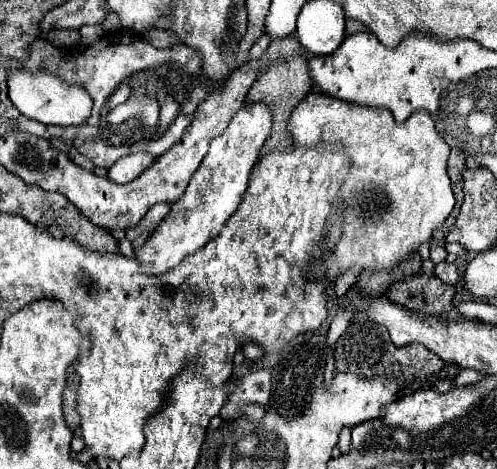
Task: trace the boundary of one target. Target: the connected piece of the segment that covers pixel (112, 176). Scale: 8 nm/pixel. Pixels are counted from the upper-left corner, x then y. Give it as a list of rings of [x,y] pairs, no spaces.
[[[132,153],[132,155],[126,155],[122,157],[120,161],[116,161],[116,165],[112,165],[108,169],[108,179],[112,183],[118,183],[118,185],[124,185],[124,183],[130,183],[134,181],[146,167],[150,167],[156,159],[152,159],[152,155],[146,155],[146,153]]]

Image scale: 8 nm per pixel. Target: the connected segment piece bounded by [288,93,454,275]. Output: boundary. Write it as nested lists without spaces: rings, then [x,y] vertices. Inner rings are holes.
[[[308,93],[306,99],[292,111],[288,131],[298,147],[324,143],[342,145],[350,159],[352,169],[346,183],[340,189],[344,205],[344,233],[332,253],[330,275],[342,275],[352,267],[386,271],[398,265],[406,255],[414,253],[420,243],[430,241],[432,231],[438,229],[454,209],[454,193],[450,189],[450,177],[446,173],[446,161],[450,147],[438,135],[434,119],[426,111],[412,113],[404,123],[396,123],[394,115],[386,107],[368,107],[348,103],[326,93]]]

